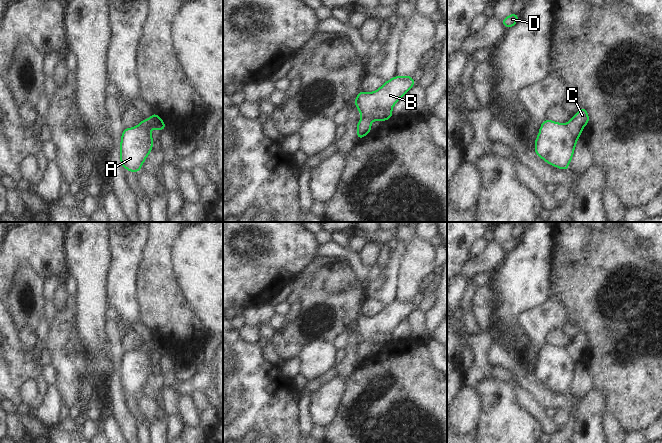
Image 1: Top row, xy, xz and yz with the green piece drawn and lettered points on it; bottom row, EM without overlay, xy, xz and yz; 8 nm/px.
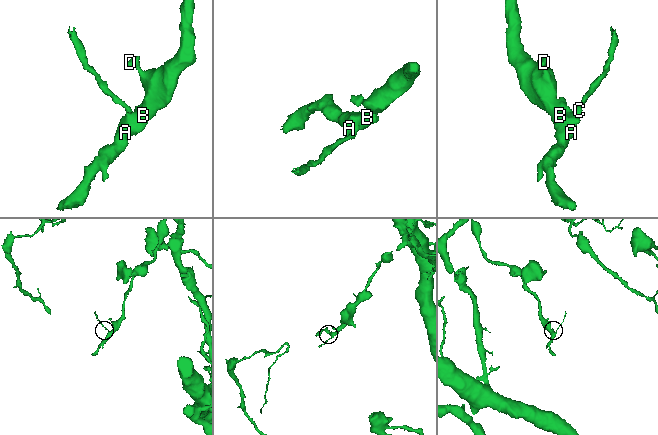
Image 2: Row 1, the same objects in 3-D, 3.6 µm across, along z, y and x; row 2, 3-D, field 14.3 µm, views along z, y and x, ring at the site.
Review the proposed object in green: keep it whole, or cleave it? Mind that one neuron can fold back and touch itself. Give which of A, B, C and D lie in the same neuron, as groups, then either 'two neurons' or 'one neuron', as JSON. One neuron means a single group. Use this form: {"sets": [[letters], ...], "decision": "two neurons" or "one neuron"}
{"sets": [["A", "B", "D"], ["C"]], "decision": "two neurons"}

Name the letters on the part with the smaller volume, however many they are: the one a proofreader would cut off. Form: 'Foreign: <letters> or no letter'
Foreign: C

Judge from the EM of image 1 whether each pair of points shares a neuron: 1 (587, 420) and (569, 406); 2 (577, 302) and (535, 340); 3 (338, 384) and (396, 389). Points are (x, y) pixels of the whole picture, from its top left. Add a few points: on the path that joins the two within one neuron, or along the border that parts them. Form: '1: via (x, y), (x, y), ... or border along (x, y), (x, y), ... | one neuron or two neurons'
1: border along (580, 402), (580, 408), (576, 415) | two neurons
2: border along (552, 293), (564, 307), (567, 322) | two neurons
3: border along (346, 380), (343, 396), (338, 408) | two neurons

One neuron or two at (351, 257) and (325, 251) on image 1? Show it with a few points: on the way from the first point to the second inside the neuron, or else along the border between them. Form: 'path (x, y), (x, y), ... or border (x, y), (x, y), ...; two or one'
path (345, 254), (331, 251); one

